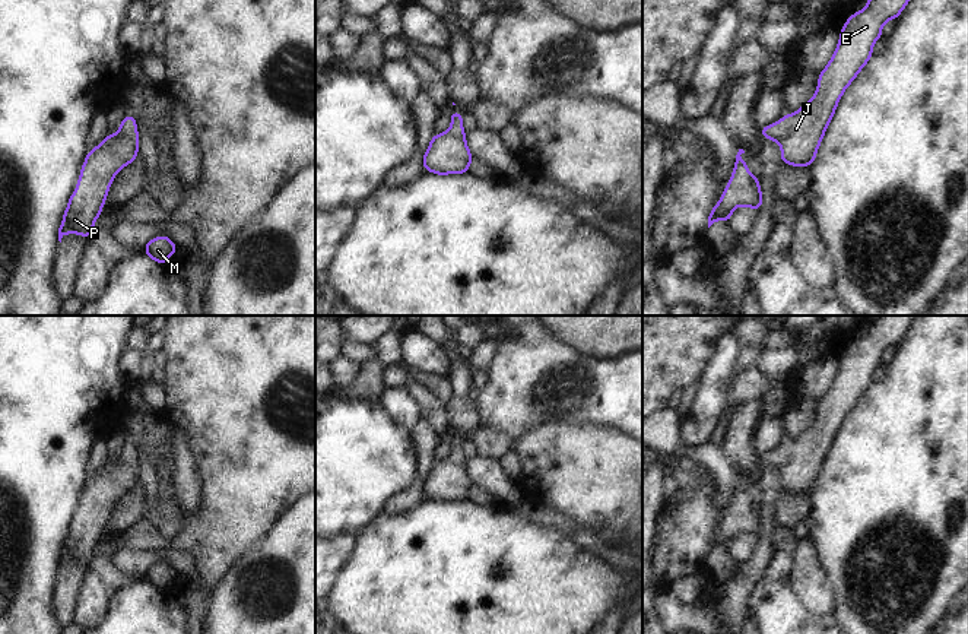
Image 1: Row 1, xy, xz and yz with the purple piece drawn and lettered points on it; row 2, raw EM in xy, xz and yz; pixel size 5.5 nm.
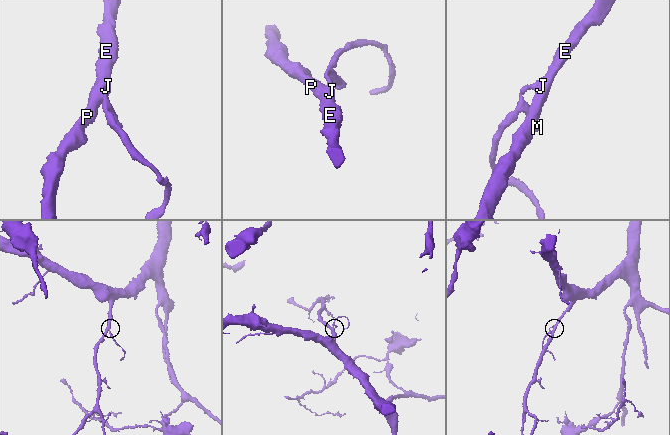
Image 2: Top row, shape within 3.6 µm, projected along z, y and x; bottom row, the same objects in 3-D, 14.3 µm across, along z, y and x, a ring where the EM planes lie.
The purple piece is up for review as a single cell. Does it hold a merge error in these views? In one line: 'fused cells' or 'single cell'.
single cell

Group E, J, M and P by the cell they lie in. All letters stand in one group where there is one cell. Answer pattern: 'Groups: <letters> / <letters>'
Groups: E J M P

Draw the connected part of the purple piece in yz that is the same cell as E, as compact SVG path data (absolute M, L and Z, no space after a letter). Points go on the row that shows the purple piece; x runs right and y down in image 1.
M867 0L861 12L853 13L841 28L835 53L819 72L813 98L794 114L761 127L765 139L778 142L781 161L797 168L813 164L818 148L850 83L873 56L873 44L882 37L882 26L896 19L910 0Z

